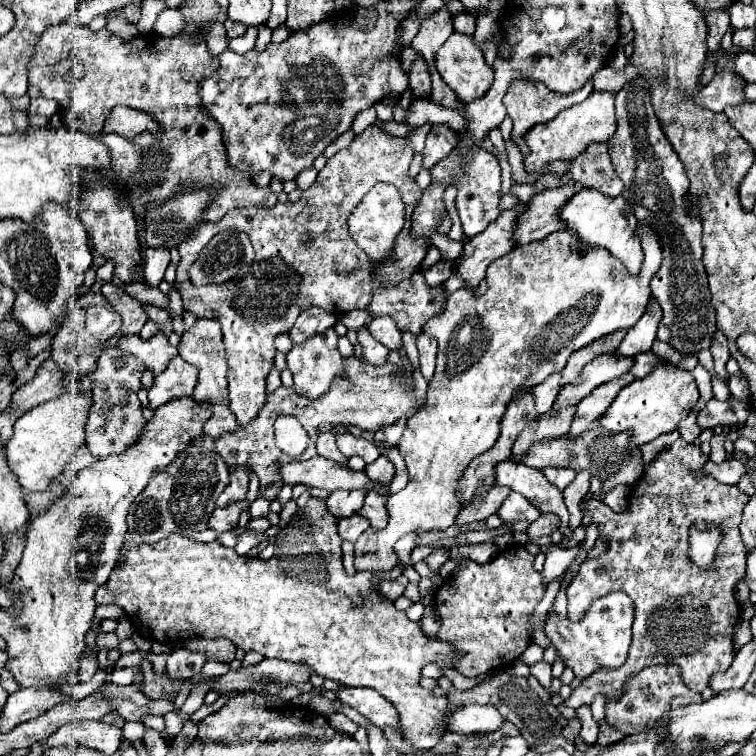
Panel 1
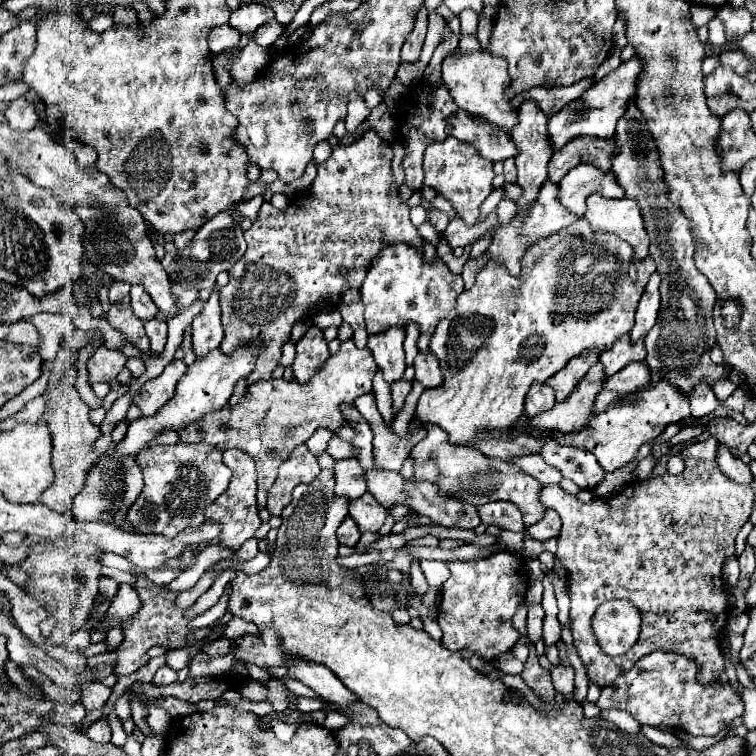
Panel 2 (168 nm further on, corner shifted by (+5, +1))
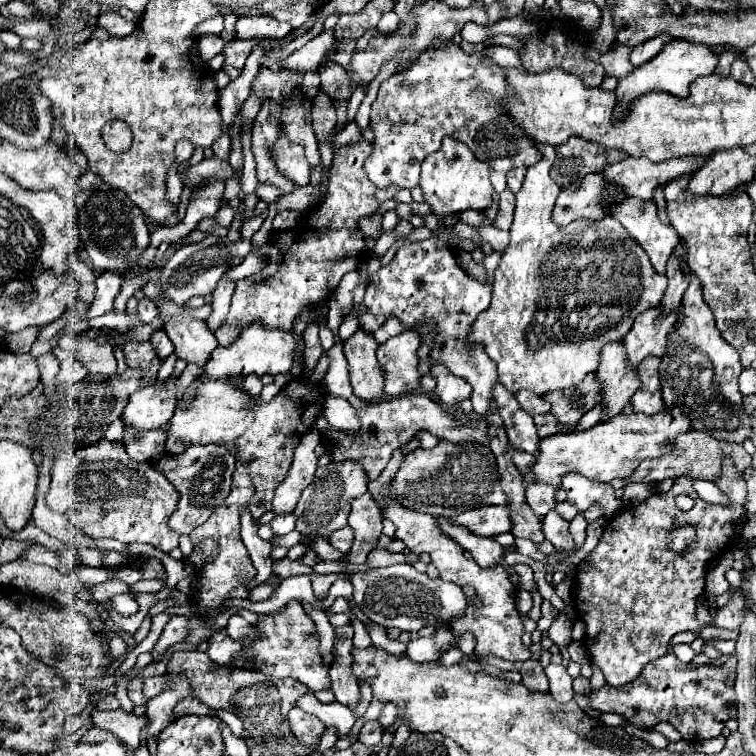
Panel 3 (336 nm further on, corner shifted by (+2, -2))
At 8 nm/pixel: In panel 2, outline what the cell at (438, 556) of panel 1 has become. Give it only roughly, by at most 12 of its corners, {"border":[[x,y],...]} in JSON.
{"border":[[420,561],[428,585],[440,589],[448,579],[442,561]]}

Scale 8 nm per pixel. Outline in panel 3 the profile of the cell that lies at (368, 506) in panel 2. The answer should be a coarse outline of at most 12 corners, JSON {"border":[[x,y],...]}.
{"border":[[369,492],[351,502],[355,532],[347,564],[363,564],[381,536],[381,510]]}

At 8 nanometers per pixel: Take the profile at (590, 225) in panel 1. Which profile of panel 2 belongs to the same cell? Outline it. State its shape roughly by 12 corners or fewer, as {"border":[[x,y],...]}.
{"border":[[586,199],[592,229],[608,231],[648,255],[648,235],[634,199]]}

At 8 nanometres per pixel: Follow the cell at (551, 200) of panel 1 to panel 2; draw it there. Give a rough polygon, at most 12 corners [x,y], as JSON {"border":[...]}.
{"border":[[592,165],[570,169],[558,183],[558,201],[584,217],[586,197],[622,199],[614,175]]}

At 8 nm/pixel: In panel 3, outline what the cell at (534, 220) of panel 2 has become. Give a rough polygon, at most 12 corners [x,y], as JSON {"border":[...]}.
{"border":[[589,174],[581,186],[561,190],[553,222],[601,220],[625,192]]}

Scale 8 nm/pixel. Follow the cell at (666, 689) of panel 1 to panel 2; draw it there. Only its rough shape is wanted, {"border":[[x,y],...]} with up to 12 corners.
{"border":[[664,651],[602,689],[598,707],[640,725],[718,735],[742,701],[694,681],[694,661]]}

